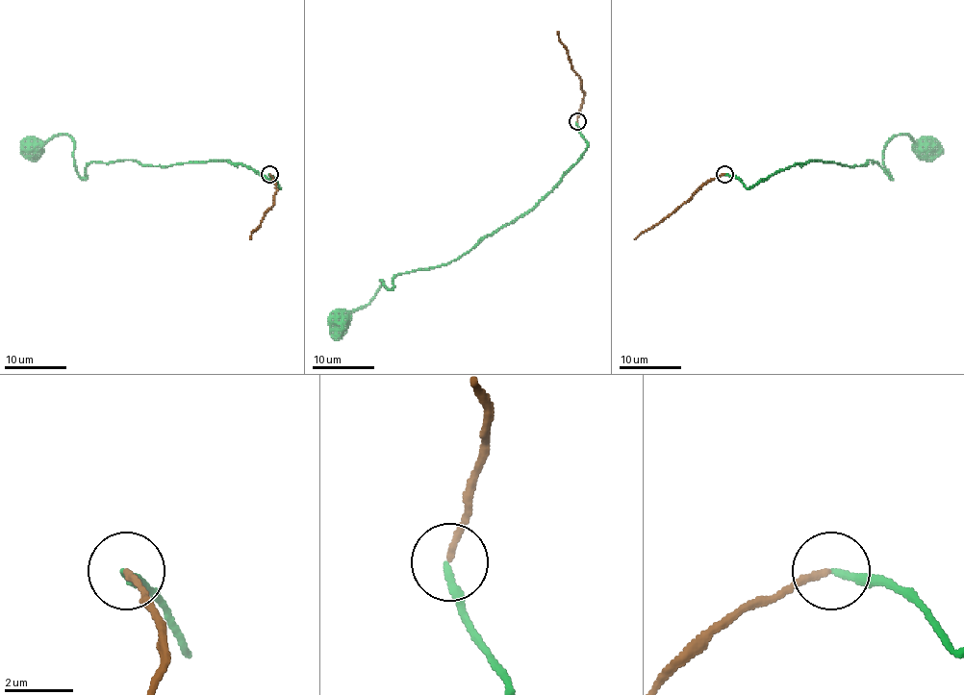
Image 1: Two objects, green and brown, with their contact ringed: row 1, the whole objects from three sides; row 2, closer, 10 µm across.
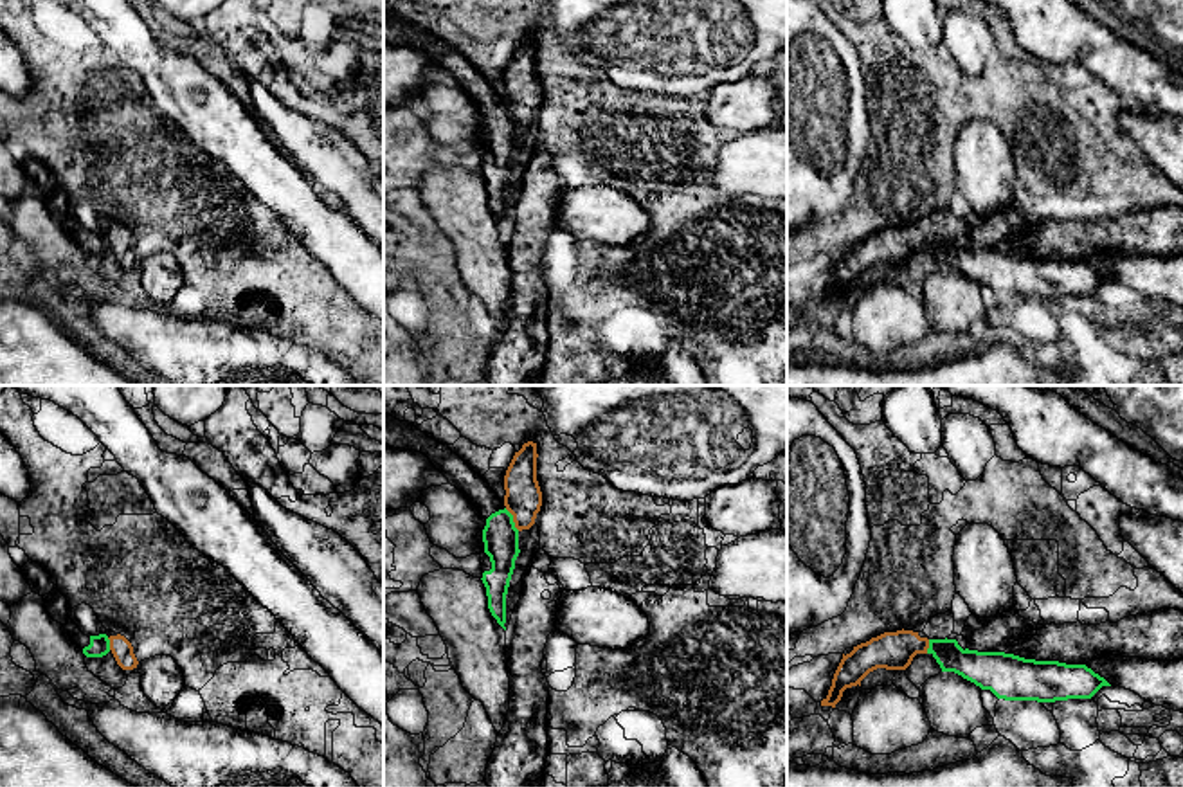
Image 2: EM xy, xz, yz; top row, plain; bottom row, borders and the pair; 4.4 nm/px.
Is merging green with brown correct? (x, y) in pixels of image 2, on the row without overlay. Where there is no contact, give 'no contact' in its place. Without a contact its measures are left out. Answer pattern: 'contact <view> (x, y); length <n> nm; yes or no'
contact xz (512, 116); length 120 nm; no

